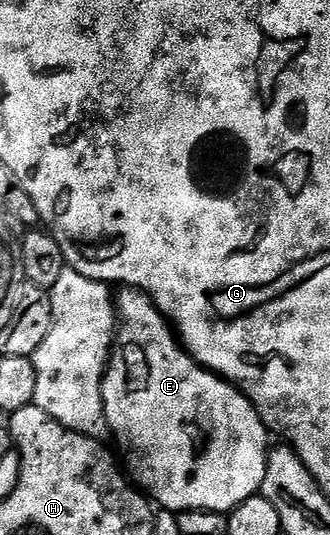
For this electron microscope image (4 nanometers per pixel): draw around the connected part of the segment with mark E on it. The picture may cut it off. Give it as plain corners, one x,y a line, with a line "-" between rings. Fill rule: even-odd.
119,291
116,311
120,323
106,366
106,377
102,379
102,401
107,429
126,447
125,467
133,483
159,509
177,513
208,510
229,514
248,498
259,495
272,440
250,399
229,380
203,368
182,347
175,329
146,293

